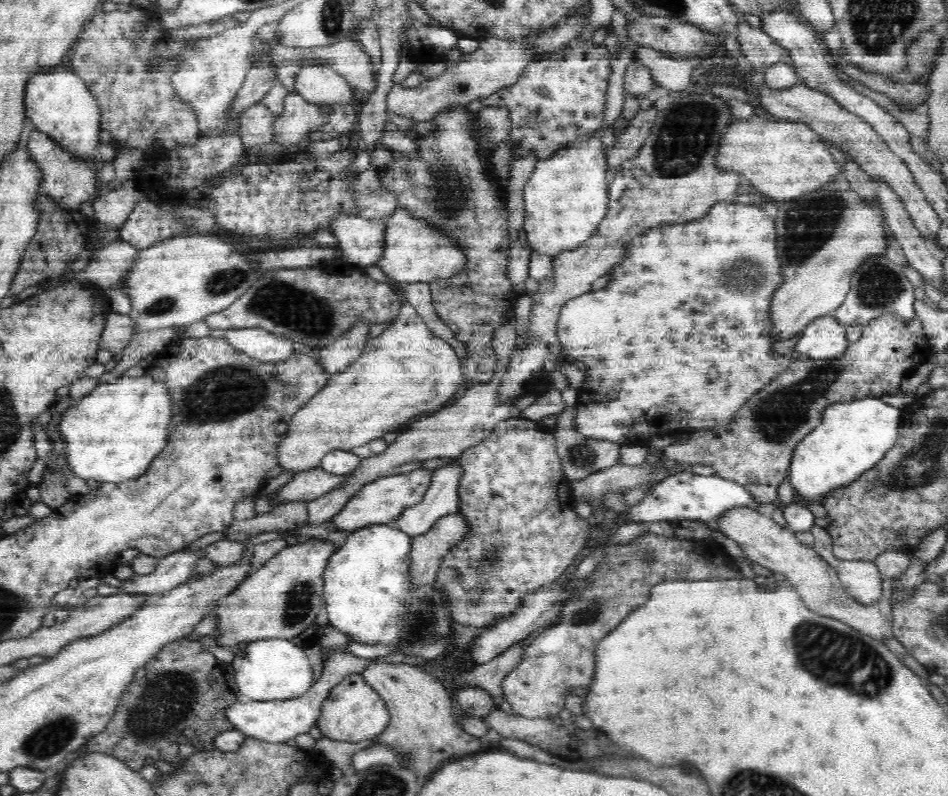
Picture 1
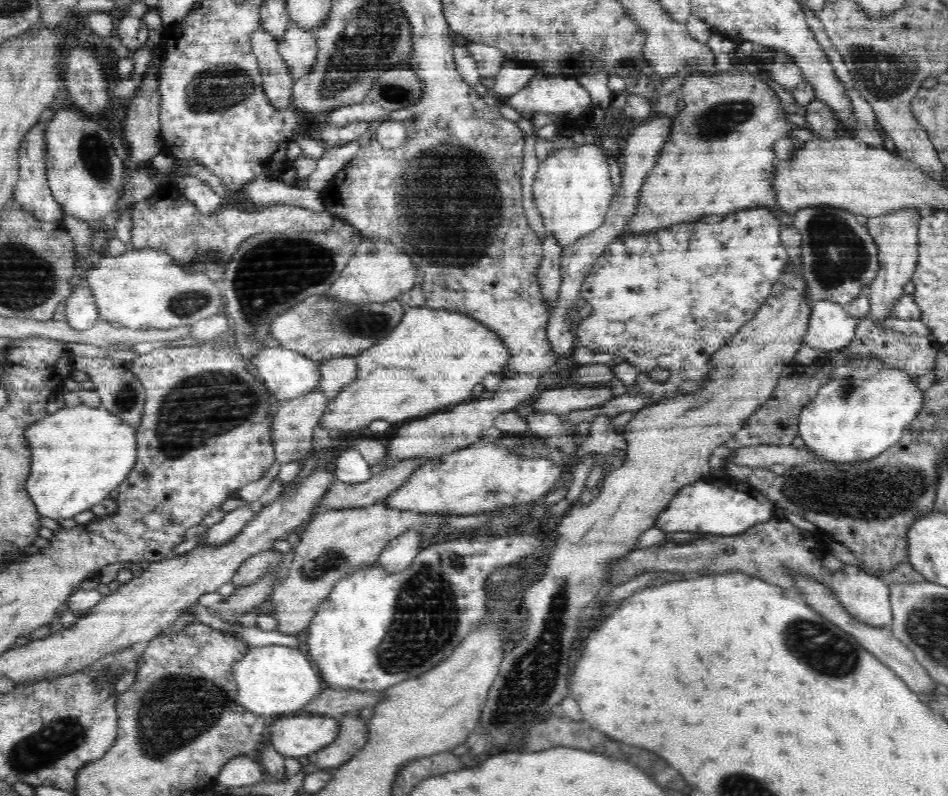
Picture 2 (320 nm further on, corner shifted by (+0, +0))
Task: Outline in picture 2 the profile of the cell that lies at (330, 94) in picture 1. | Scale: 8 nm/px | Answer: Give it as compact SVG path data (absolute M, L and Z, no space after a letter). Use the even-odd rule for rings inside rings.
M291 23L285 38L276 41L277 51L283 58L290 76L302 79L313 70L317 62L318 44L313 32L303 31Z

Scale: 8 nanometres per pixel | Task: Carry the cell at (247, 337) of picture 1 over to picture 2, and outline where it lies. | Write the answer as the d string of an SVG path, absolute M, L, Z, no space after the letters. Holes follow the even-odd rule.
M286 347L258 349L251 354L250 358L255 370L258 371L258 377L264 381L265 387L272 392L279 401L294 400L295 397L302 396L304 393L311 392L312 388L320 385L320 369L318 362L310 360L309 357L294 349Z

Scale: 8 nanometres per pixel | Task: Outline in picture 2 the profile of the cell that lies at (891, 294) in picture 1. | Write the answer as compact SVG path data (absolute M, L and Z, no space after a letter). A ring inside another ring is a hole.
M806 207L793 215L794 228L802 236L800 256L810 287L810 299L827 300L843 307L869 286L879 271L878 248L869 230L858 223L856 215L836 207Z

